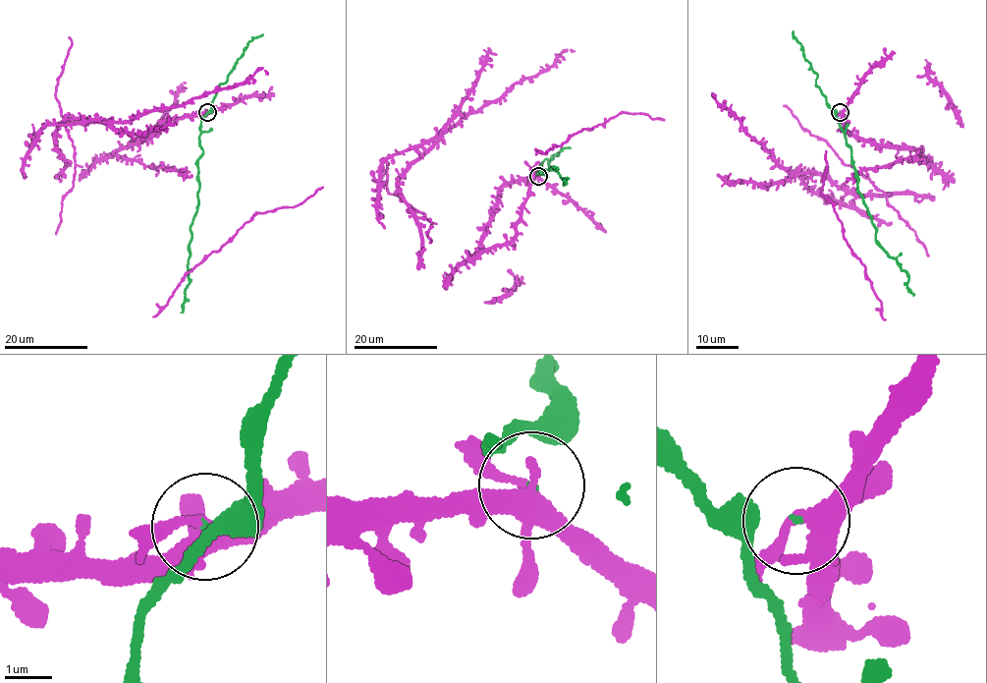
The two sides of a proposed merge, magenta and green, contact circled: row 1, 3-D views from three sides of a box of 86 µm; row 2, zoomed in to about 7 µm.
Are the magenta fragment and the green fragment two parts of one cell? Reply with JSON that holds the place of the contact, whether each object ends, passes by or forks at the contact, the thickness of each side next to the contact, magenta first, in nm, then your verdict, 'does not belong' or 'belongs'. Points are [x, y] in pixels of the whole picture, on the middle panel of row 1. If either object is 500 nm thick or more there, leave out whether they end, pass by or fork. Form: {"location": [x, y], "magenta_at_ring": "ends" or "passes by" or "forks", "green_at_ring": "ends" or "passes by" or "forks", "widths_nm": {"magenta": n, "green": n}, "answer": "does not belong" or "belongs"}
{"location": [538, 176], "magenta_at_ring": "forks", "green_at_ring": "ends", "widths_nm": {"magenta": 340, "green": 50}, "answer": "belongs"}

